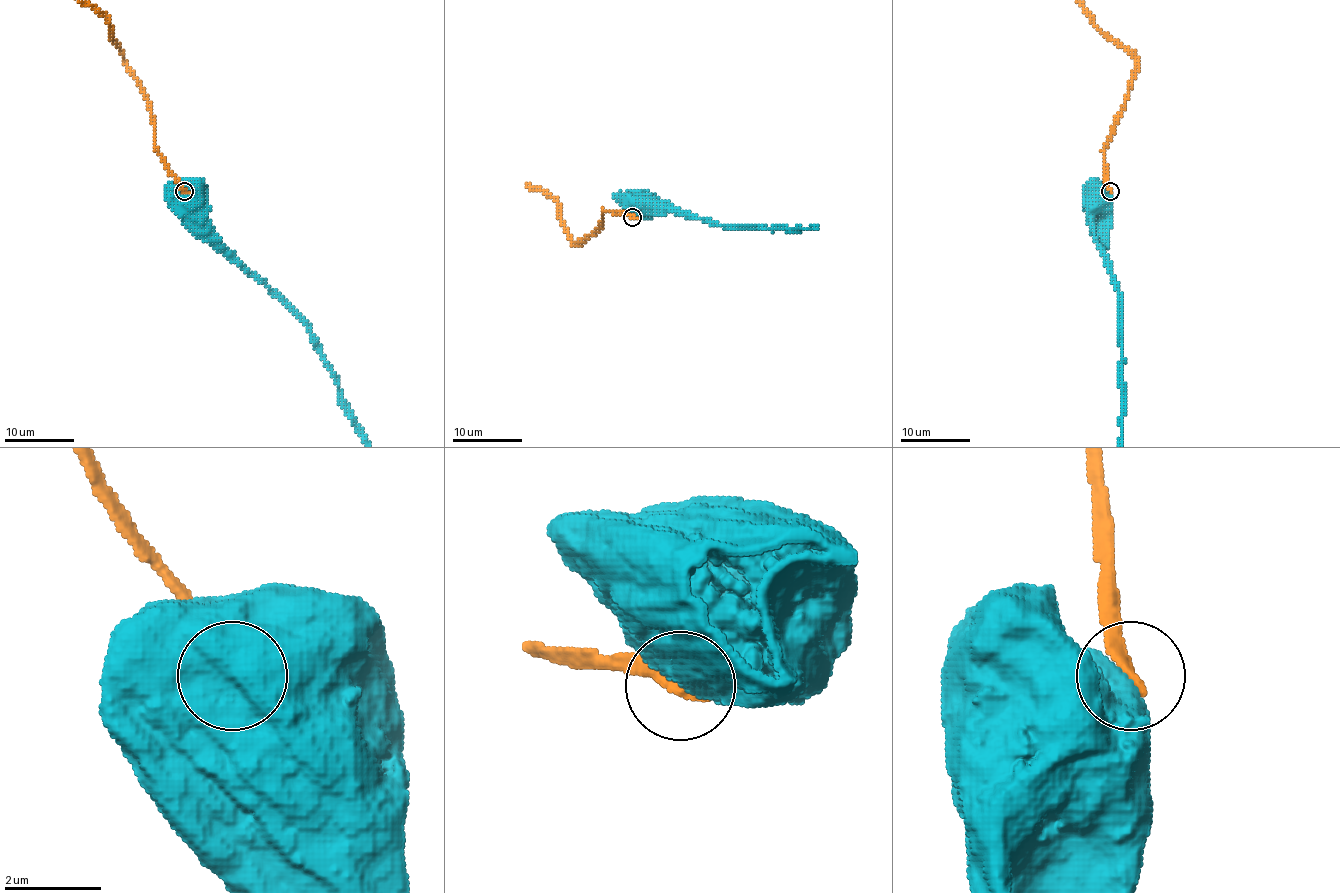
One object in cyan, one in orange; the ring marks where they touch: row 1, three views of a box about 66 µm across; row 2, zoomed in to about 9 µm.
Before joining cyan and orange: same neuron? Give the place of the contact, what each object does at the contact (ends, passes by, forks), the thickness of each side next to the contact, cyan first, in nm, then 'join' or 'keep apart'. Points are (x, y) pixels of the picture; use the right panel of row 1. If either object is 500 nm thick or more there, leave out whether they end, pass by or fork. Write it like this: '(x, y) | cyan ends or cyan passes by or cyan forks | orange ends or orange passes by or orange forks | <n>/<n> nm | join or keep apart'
(1110, 191) | 1000/320 nm | keep apart

